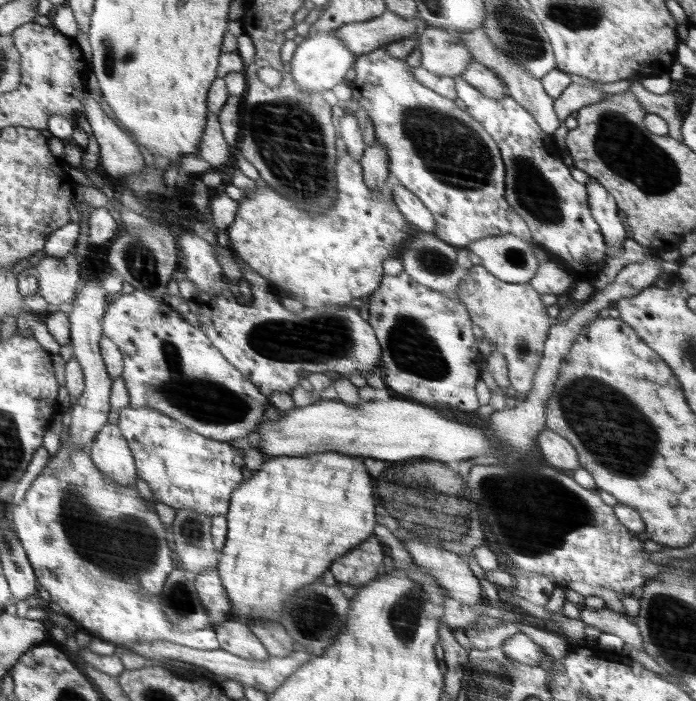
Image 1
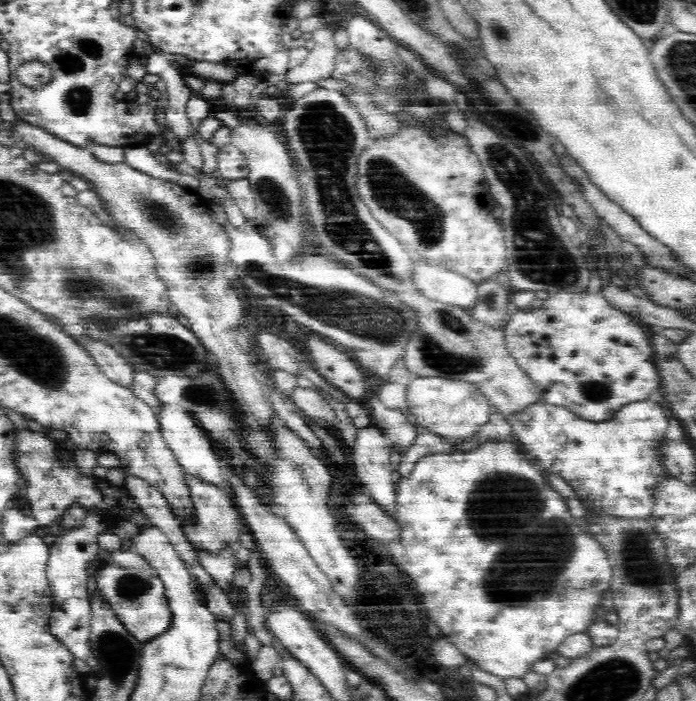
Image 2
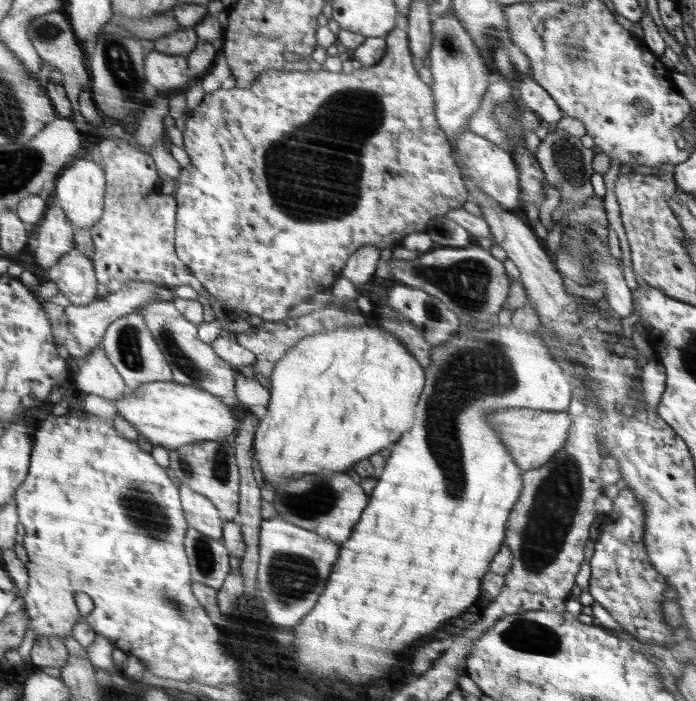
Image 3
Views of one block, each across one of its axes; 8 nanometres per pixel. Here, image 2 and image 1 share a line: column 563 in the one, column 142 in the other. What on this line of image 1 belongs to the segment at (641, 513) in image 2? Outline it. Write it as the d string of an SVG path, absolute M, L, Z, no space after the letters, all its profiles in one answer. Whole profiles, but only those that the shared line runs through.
M126 407L120 411L119 425L129 441L130 450L137 459L138 477L148 483L156 502L168 504L176 511L188 507L210 515L210 518L229 512L234 489L238 488L247 476L244 458L236 447L229 442L206 438L205 435L190 430L177 419L170 418L170 415L148 407Z

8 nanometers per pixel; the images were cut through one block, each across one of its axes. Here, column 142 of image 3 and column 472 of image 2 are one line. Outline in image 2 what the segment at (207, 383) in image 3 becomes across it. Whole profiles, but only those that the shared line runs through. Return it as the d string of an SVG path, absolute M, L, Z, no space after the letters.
M497 281L477 283L478 302L469 308L477 322L492 328L504 330L507 324L508 308L512 303L512 292L506 285Z

